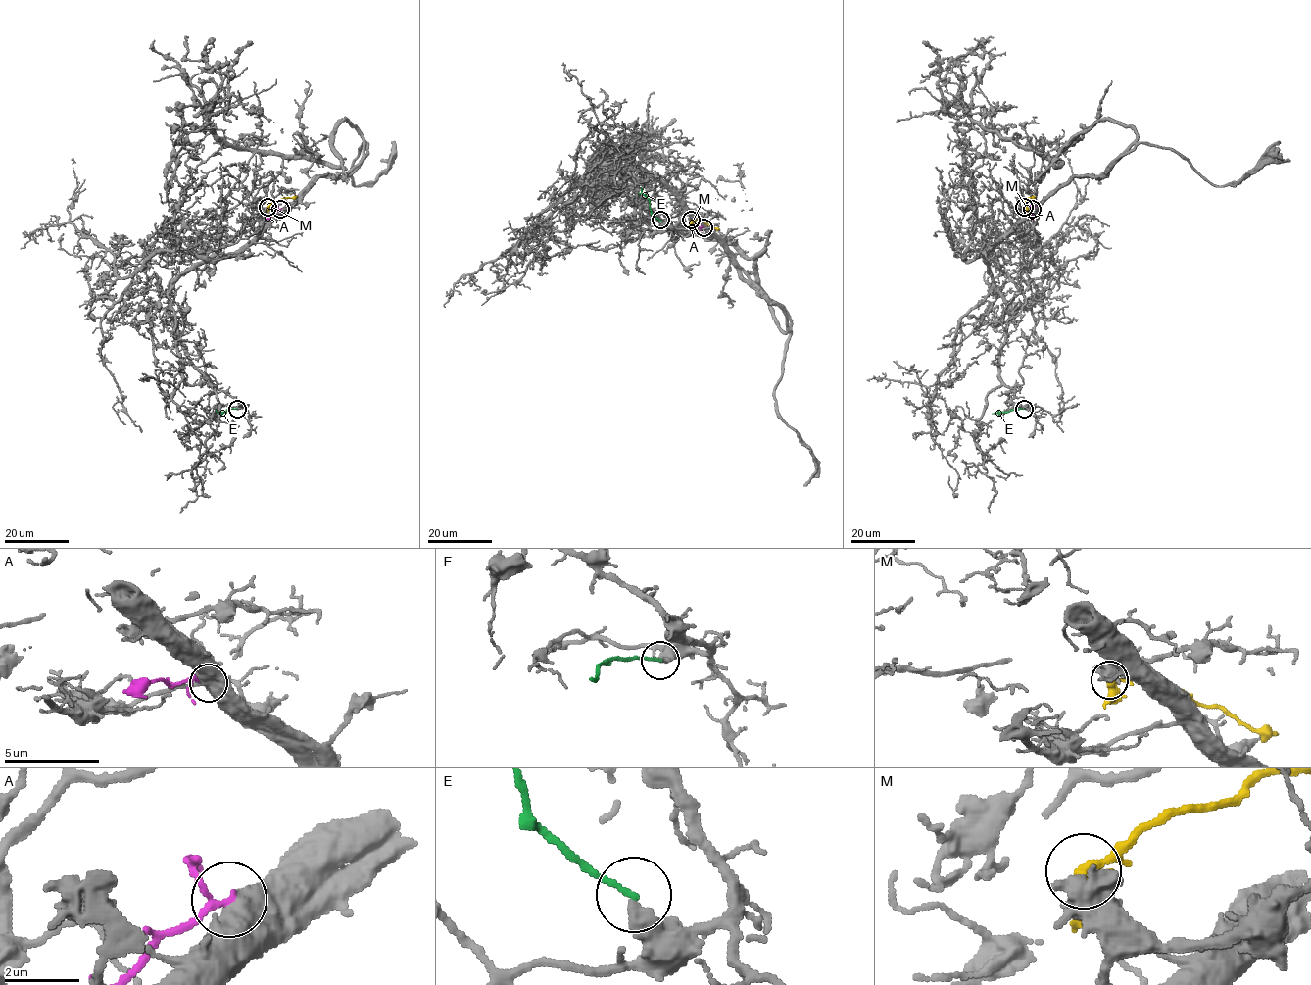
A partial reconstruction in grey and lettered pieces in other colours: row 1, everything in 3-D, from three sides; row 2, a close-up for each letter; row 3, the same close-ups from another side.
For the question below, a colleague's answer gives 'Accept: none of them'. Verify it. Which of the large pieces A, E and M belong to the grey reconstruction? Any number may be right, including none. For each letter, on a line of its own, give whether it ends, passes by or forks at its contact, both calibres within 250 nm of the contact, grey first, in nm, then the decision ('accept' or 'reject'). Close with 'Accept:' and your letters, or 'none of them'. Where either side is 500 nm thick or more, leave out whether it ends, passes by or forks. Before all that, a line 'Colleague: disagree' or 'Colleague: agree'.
Colleague: agree
A: 750/150 nm | reject
E: it ends | 400/150 nm | reject
M: it forks | 380/300 nm | reject
Accept: none of them

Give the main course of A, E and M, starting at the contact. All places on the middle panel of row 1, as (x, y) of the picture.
A: (704, 226), (689, 228)
E: (659, 220), (651, 213), (649, 199), (642, 193), (641, 187)
M: (691, 220), (700, 220), (719, 229)

